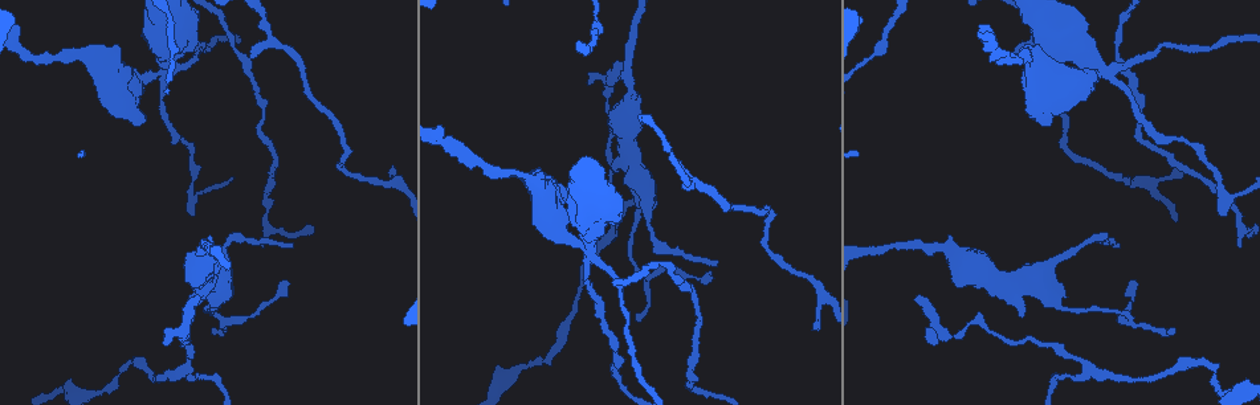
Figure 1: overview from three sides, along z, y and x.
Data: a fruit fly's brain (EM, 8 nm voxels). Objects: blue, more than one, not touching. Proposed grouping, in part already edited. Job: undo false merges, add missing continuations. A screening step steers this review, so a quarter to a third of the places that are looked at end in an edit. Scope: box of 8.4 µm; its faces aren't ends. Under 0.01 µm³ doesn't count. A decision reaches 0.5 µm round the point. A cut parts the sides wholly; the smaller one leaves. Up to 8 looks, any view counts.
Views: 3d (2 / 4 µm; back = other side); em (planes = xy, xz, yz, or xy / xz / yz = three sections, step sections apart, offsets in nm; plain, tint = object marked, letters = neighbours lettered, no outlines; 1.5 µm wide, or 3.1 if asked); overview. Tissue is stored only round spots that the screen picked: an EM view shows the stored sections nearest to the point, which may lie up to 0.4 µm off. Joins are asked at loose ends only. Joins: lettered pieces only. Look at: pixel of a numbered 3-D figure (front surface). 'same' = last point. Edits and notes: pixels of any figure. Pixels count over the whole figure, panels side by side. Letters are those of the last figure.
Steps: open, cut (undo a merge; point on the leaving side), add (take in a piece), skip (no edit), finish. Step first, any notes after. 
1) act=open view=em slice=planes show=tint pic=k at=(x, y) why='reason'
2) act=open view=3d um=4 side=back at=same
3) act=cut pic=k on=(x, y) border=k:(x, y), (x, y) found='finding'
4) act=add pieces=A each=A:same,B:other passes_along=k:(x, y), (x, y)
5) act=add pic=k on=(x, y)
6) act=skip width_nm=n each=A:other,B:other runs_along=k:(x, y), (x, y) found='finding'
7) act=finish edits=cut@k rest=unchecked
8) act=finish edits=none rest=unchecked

act=open view=em slice=planes show=letters pic=1 at=(1099, 70) why='four arms meet'

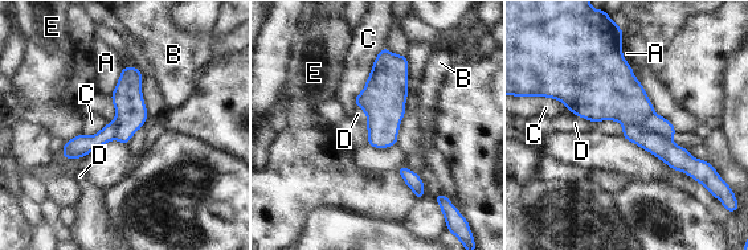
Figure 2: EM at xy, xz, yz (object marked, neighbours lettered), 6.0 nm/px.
act=skip each=A:other,B:other,C:other,D:other,E:other runs_along=2:(133, 70), (129, 113), (66, 154) found='continuous, no second neuron'

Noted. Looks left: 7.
act=open view=em slice=planes show=letters pic=1 at=(148, 374) why='calibre changes'

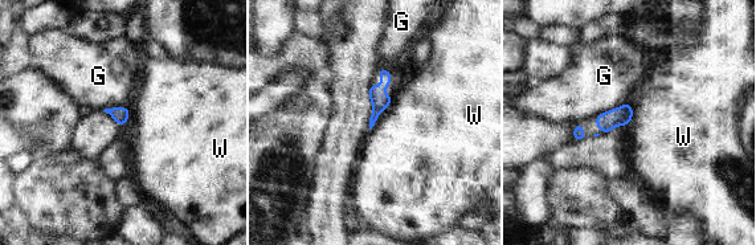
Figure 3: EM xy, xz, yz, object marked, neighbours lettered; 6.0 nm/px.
act=skip width_nm=100 each=G:other,W:other border=3:(392, 98), (370, 130) found='continuous, no second neuron'

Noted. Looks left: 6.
act=open view=em slice=planes show=plain pic=1 at=(292, 247) why='end of a long branch'

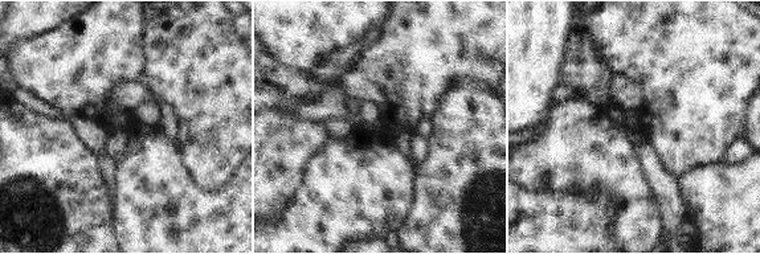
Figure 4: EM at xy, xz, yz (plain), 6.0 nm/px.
act=open view=em slice=planes show=letters at=same why='what lies round it'

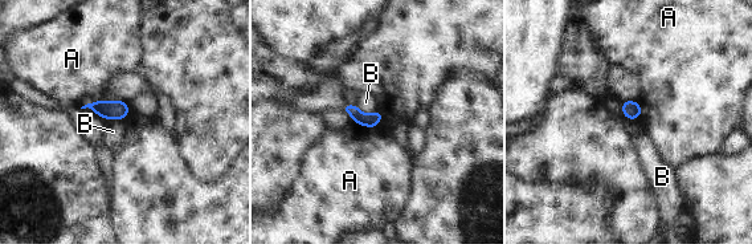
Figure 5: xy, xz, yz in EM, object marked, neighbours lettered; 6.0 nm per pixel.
act=skip longest_contact=A:170nm each=A:other,B:other found='no lettered piece goes on from it'

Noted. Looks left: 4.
act=finish edits=none rest=unchecked

